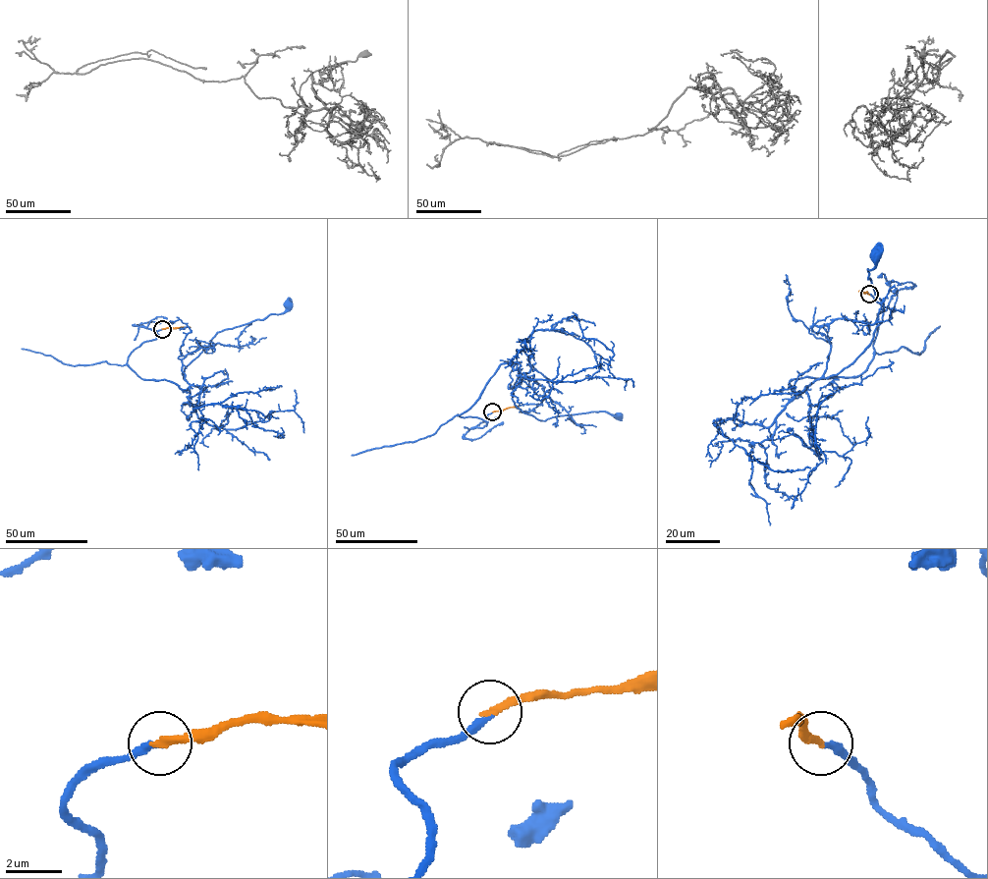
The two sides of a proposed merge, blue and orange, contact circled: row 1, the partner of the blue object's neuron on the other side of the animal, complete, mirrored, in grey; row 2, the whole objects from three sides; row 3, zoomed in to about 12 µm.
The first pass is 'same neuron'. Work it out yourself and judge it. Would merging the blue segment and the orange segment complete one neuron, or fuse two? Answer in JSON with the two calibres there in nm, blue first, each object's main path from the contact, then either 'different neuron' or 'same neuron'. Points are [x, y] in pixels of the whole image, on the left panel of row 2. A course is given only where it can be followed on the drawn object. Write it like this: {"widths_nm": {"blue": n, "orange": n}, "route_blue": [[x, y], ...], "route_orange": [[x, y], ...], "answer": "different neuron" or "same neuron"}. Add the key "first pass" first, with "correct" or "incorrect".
{"first pass": "correct", "widths_nm": {"blue": 260, "orange": 260}, "route_blue": [[162, 329], [127, 364], [143, 379], [169, 380], [187, 390], [182, 373], [217, 333], [282, 313], [288, 305]], "route_orange": [[162, 329], [190, 327]], "answer": "same neuron"}

